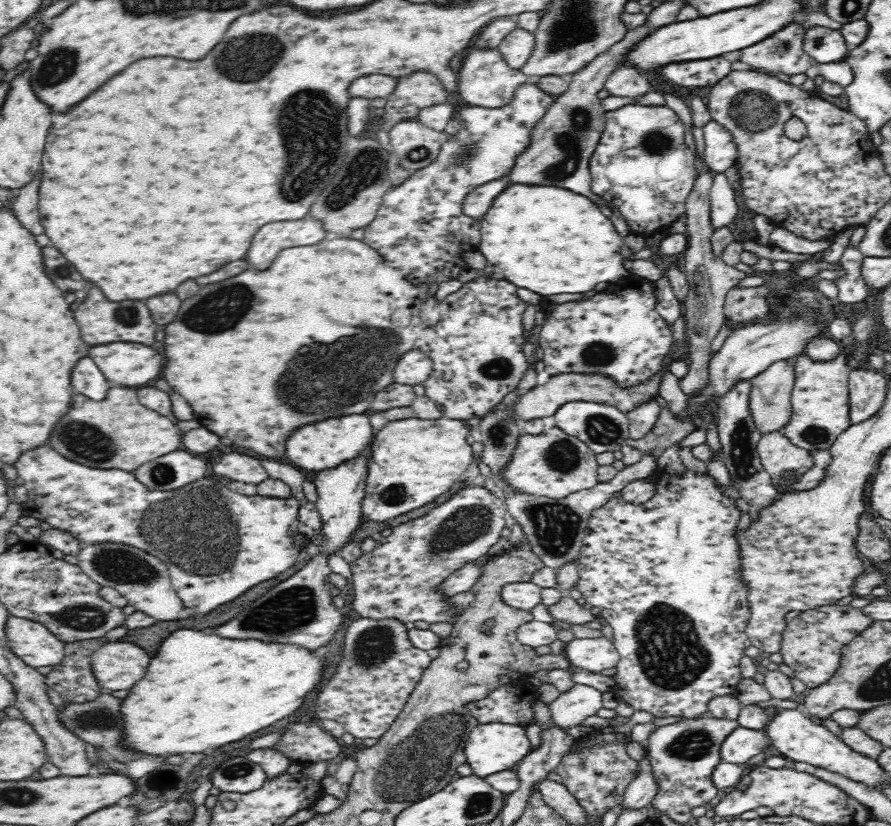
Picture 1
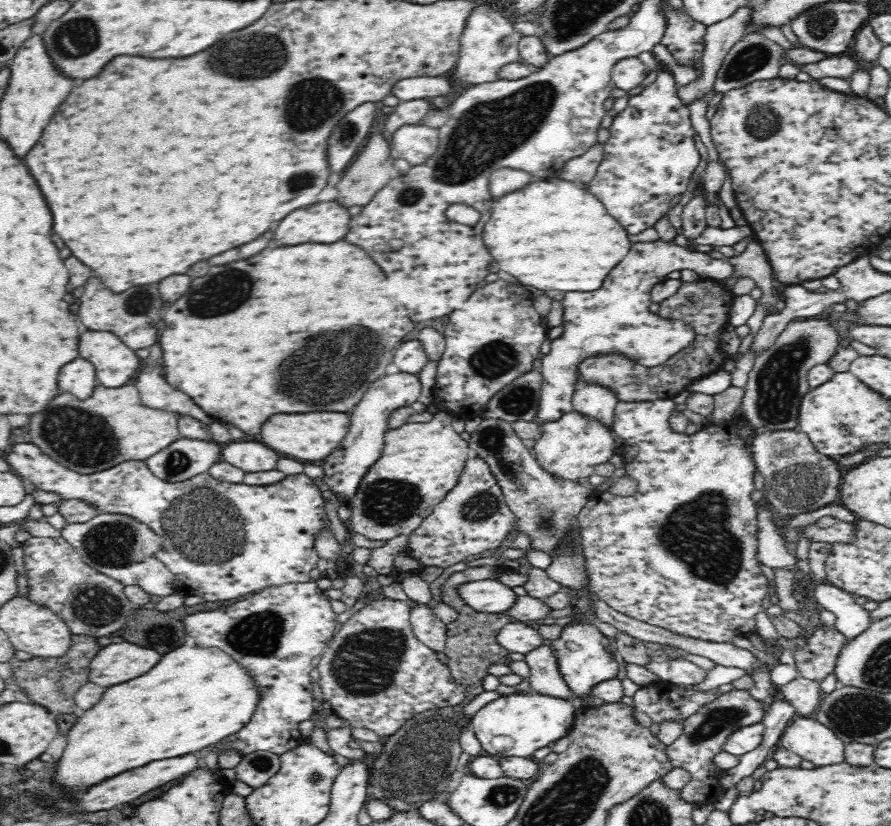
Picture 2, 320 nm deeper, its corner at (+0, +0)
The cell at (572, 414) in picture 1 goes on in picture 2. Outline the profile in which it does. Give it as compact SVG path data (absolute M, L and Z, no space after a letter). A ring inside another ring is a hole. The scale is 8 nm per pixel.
M595 382L580 383L572 397L573 410L591 416L610 427L618 402L611 387L601 386Z

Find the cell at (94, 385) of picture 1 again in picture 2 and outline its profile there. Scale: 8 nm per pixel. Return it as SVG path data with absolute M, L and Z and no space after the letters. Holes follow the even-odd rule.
M82 358L66 364L58 376L60 392L70 392L80 400L86 400L96 388L96 372L94 366Z

